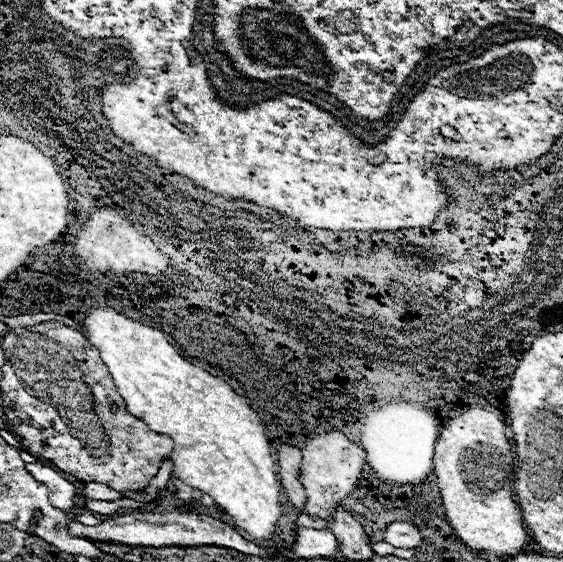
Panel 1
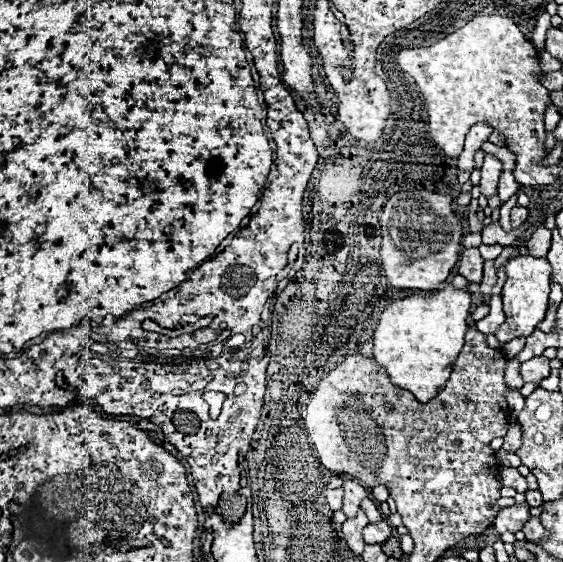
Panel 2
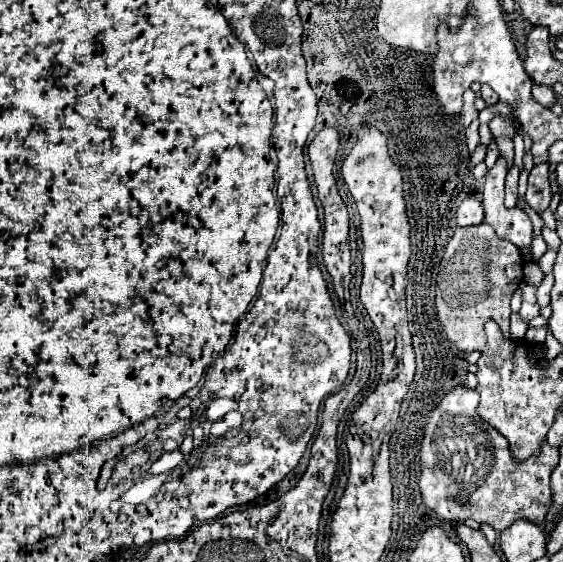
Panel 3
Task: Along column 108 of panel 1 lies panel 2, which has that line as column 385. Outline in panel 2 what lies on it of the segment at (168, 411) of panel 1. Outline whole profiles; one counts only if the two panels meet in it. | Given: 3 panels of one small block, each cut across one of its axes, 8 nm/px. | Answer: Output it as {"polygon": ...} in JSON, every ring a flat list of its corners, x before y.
{"polygon":[[448,286,432,296,408,296,392,302,380,316,374,332,372,358,386,370,390,382,410,390,418,402,426,404,444,390,452,364,464,346,470,316,470,294]]}

